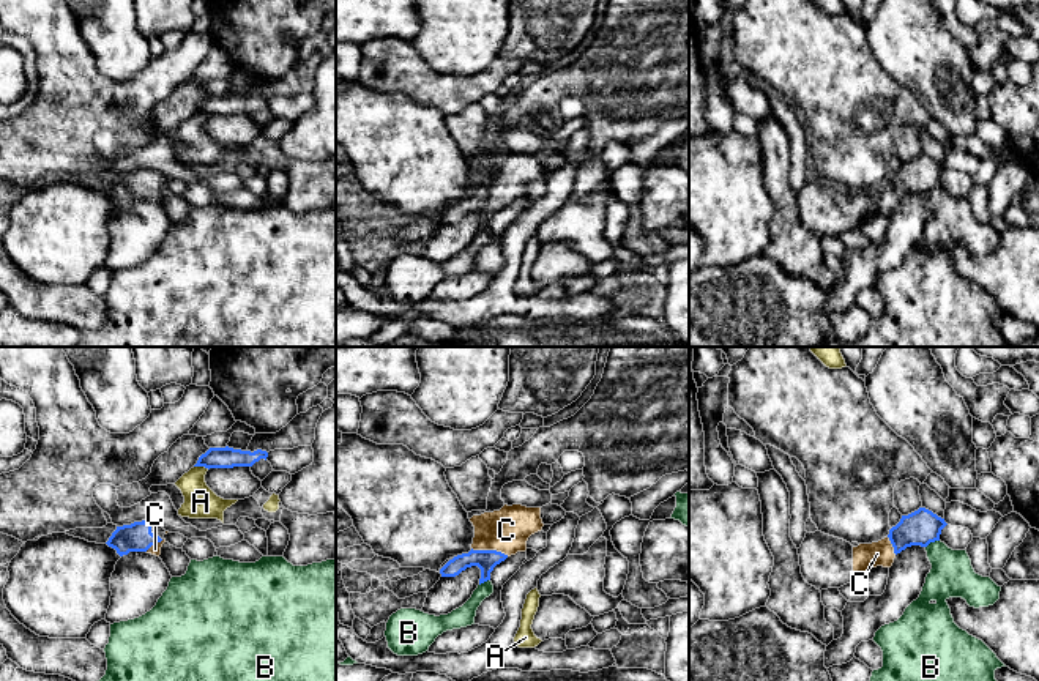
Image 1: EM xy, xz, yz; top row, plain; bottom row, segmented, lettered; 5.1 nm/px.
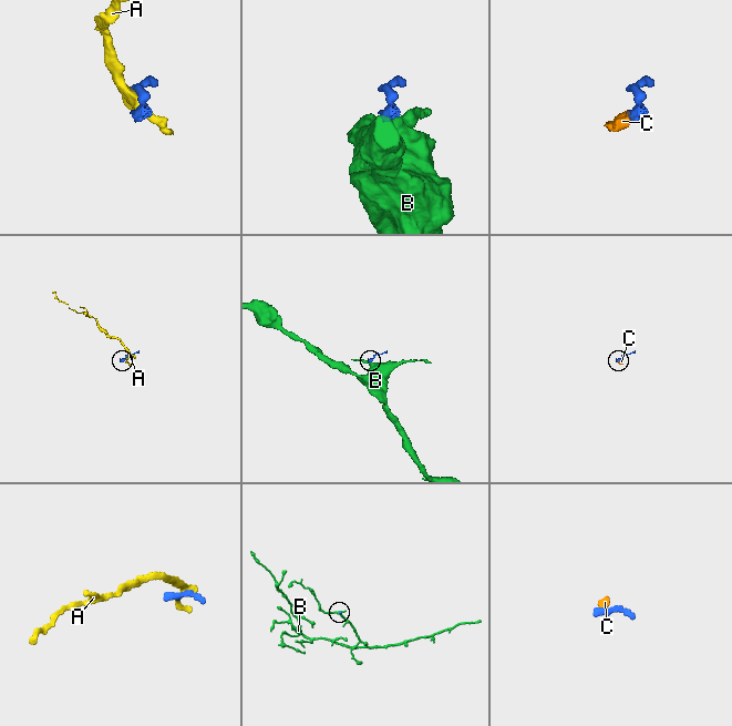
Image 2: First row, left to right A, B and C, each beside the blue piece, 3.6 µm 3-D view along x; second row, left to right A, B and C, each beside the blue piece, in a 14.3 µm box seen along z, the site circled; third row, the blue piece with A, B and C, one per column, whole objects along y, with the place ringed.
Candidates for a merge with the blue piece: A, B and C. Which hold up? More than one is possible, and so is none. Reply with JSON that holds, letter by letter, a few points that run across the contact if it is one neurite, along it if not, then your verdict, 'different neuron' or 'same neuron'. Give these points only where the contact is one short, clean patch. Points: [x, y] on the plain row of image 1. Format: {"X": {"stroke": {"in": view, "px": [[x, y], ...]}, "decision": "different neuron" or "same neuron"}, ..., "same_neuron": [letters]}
{"A": {"stroke": {"in": "xy", "px": [[194, 112], [208, 115]]}, "decision": "different neuron"}, "B": {"stroke": {"in": "yz", "px": [[938, 186], [926, 194]]}, "decision": "different neuron"}, "C": {"stroke": {"in": "xz", "px": [[486, 207], [491, 197], [506, 177]]}, "decision": "same neuron"}, "same_neuron": ["C"]}

